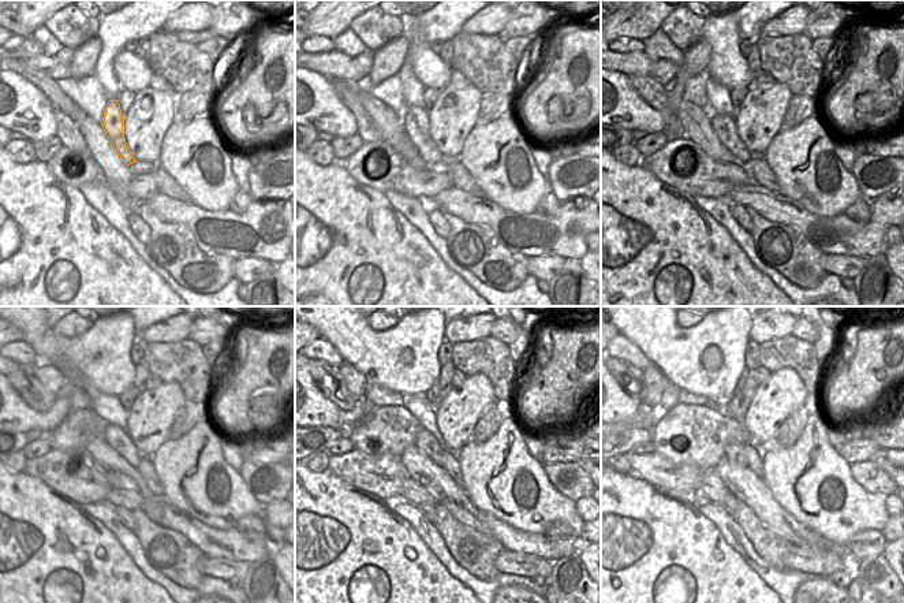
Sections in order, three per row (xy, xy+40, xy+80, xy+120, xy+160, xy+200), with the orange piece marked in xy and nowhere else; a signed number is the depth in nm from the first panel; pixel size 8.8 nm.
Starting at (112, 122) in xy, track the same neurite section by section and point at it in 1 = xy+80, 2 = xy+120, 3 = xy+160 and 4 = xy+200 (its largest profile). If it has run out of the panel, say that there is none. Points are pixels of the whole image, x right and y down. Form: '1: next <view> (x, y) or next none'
1: next xy+80 (724, 125)
2: next xy+120 (116, 438)
3: next xy+160 (425, 442)
4: next xy+200 (733, 453)

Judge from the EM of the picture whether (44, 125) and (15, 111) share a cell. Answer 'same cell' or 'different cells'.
same cell

